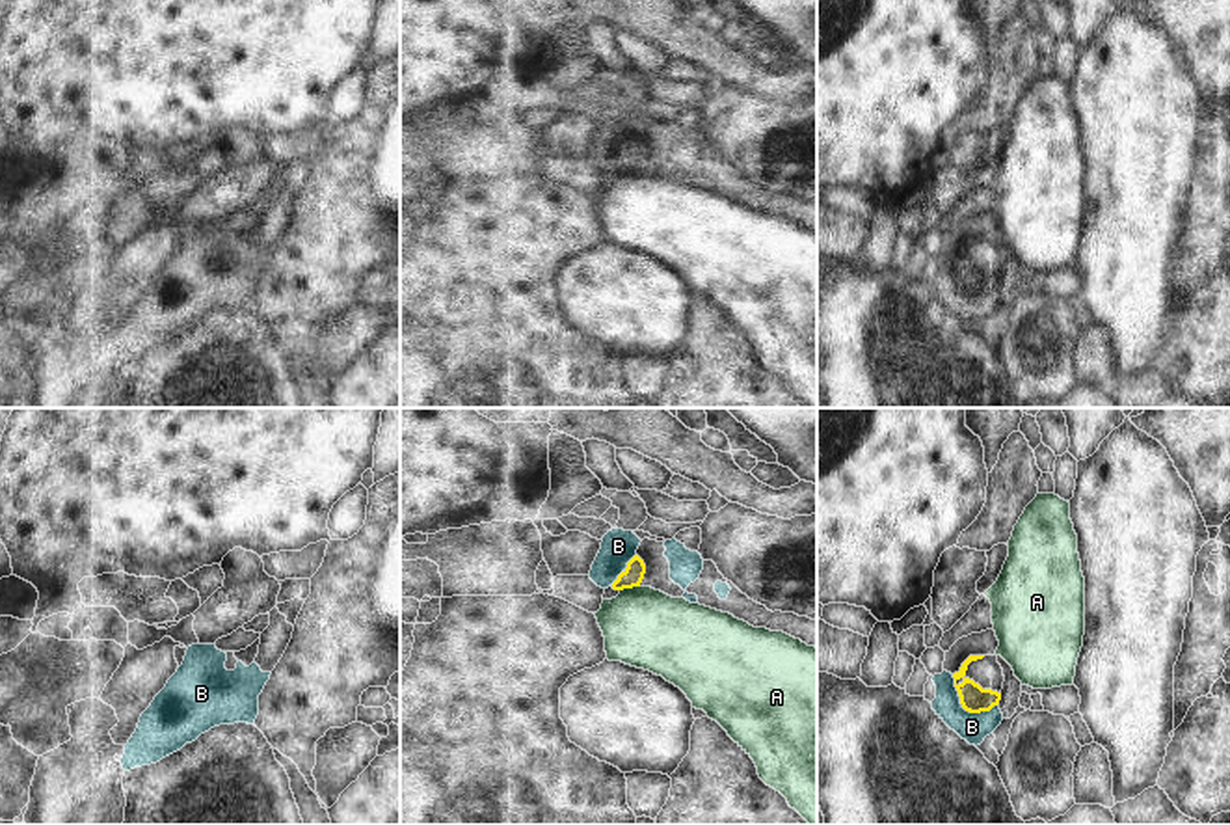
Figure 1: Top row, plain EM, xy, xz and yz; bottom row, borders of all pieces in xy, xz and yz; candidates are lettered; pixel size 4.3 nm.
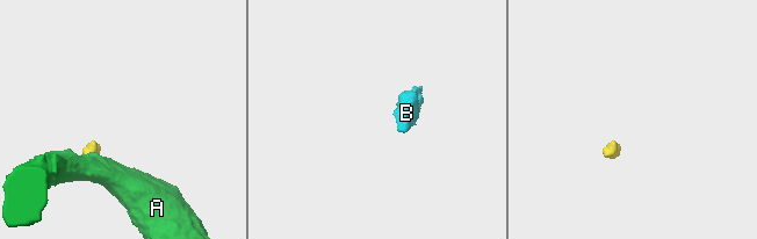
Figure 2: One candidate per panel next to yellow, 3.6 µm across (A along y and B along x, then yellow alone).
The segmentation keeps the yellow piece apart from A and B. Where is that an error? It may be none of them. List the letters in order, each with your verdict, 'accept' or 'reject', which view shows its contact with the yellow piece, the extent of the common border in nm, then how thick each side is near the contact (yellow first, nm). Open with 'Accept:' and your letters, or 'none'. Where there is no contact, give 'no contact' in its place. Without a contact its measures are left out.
Accept: B
A: reject; meets yellow in xz; contact 90 nm long; 90 nm thick on the yellow side, 340 nm on the other
B: accept; meets yellow in yz; contact 240 nm long; 120 nm thick on the yellow side, 130 nm on the other

